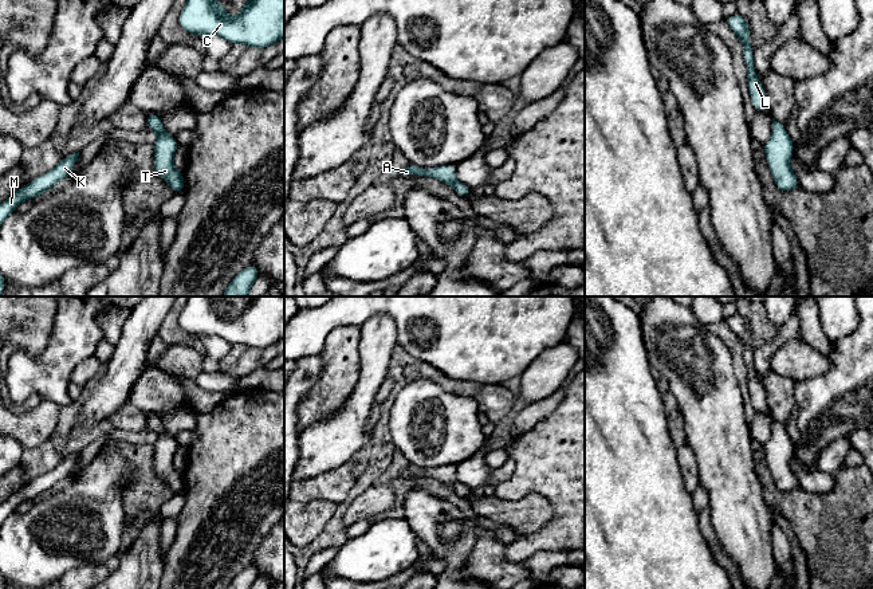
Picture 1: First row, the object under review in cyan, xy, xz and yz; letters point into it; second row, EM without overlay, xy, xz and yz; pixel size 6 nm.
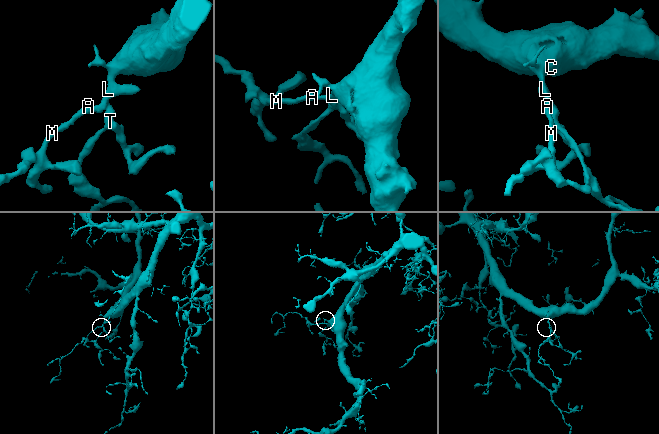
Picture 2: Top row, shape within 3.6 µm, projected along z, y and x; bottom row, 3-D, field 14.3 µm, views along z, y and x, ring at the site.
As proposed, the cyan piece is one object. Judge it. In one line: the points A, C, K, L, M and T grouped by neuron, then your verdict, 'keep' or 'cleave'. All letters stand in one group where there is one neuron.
A C K L M T; keep

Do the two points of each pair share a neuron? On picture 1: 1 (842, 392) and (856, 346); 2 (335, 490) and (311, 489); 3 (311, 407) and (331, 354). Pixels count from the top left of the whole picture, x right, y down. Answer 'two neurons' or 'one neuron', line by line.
1: one neuron
2: one neuron
3: one neuron

